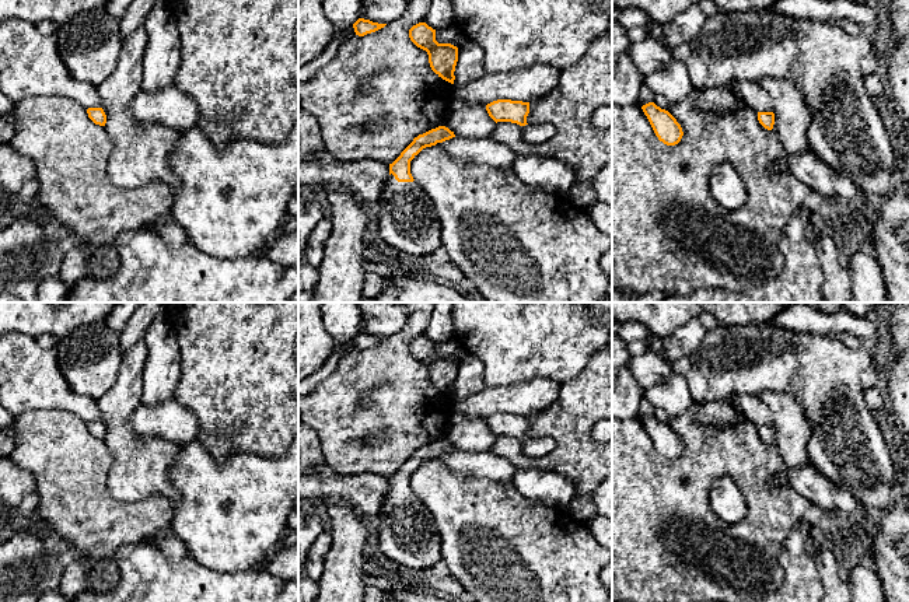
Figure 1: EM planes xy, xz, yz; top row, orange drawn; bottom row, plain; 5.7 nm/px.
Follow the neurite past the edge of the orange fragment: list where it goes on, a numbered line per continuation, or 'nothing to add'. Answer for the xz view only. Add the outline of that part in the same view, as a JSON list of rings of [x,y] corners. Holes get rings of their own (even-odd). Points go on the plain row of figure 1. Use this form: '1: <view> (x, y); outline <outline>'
1: xz (408, 535); outline [[[391,487],[377,517],[378,546],[394,563],[412,570],[429,571],[441,561],[440,533],[429,508],[413,496],[398,496]]]

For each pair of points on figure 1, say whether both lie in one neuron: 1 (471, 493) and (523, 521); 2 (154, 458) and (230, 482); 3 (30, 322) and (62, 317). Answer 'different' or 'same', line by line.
1: same
2: different
3: same

